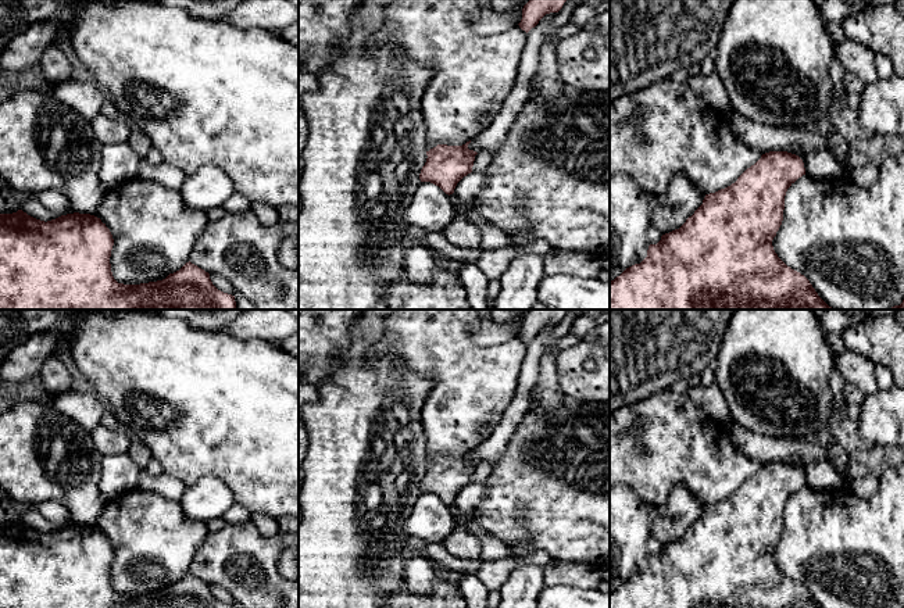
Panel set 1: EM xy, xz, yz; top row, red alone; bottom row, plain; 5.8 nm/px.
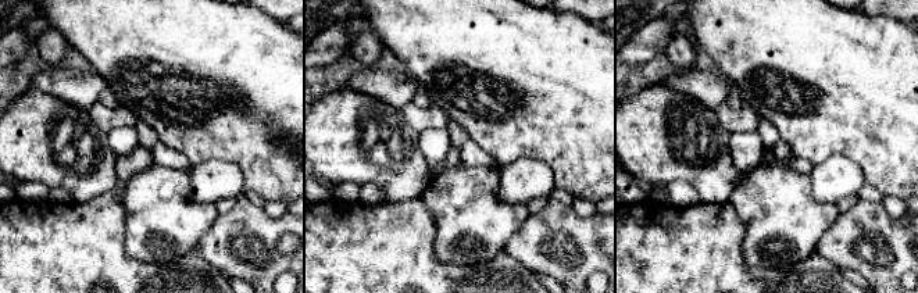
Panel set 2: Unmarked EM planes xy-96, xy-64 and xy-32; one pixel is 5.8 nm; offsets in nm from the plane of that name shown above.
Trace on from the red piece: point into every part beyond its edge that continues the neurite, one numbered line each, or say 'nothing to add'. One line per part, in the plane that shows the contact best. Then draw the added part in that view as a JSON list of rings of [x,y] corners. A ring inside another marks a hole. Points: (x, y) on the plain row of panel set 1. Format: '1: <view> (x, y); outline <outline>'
nothing to add

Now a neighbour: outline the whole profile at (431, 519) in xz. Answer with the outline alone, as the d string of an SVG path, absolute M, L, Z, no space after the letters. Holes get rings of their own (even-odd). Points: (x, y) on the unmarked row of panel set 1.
M421 493L405 522L405 530L408 536L432 544L443 543L454 525L455 521L449 505L430 493Z

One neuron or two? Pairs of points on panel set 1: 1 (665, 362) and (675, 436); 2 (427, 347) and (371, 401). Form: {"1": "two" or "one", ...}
{"1": "two", "2": "two"}

